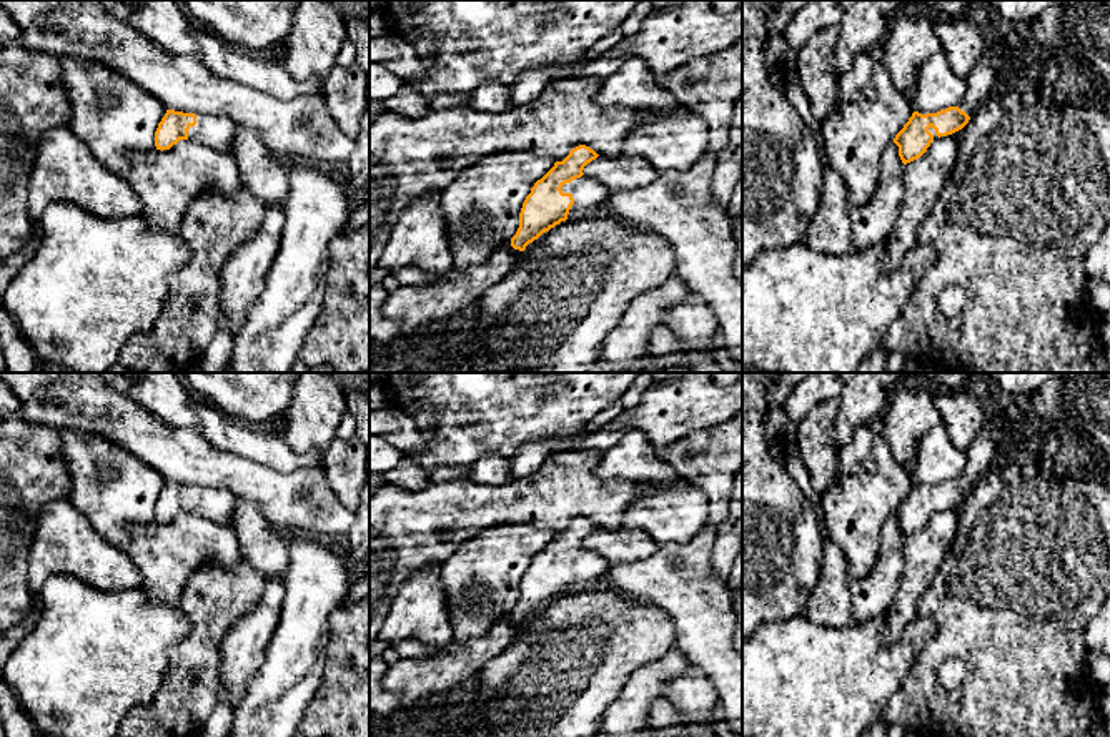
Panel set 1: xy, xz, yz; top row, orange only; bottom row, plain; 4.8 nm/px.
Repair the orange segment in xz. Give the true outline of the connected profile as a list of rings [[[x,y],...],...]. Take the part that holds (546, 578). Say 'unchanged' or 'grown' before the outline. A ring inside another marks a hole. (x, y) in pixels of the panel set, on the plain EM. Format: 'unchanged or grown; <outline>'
grown; [[[579,517],[534,556],[523,576],[519,601],[511,611],[514,622],[524,624],[561,594],[577,592],[602,581],[609,566],[604,564],[604,557],[582,546],[597,529],[589,519]]]

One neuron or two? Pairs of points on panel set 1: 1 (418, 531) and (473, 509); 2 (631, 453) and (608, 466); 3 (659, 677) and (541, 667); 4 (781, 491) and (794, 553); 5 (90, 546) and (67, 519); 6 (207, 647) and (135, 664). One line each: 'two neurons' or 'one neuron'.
1: one neuron
2: one neuron
3: two neurons
4: one neuron
5: one neuron
6: two neurons

